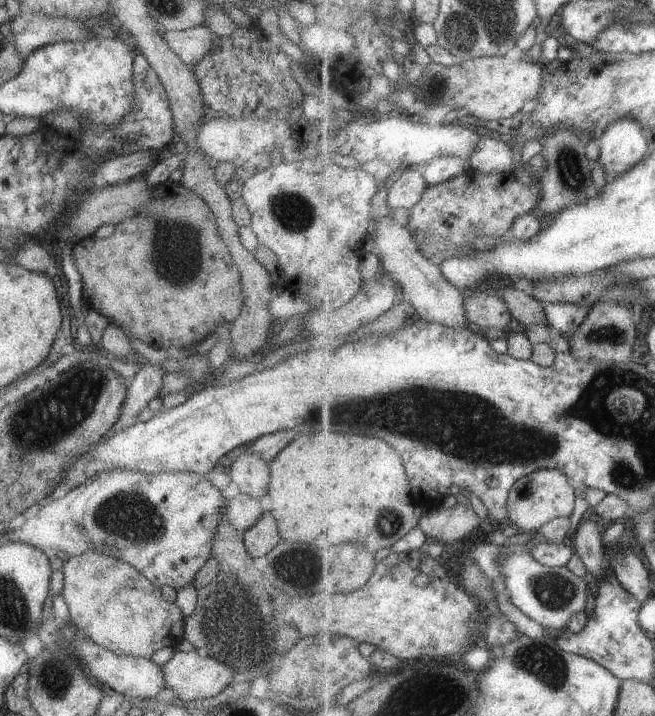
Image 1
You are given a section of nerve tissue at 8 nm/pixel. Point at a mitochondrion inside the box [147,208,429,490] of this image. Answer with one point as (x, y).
(173, 239)

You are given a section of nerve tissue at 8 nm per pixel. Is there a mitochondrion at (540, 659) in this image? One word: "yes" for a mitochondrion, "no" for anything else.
yes

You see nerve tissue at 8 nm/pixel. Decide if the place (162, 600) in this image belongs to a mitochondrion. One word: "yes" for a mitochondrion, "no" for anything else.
no

